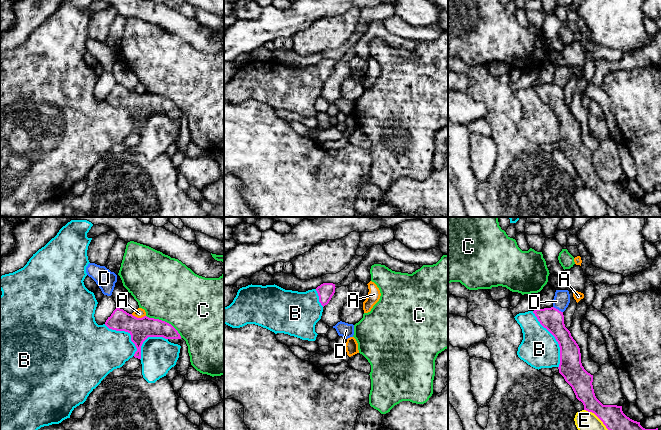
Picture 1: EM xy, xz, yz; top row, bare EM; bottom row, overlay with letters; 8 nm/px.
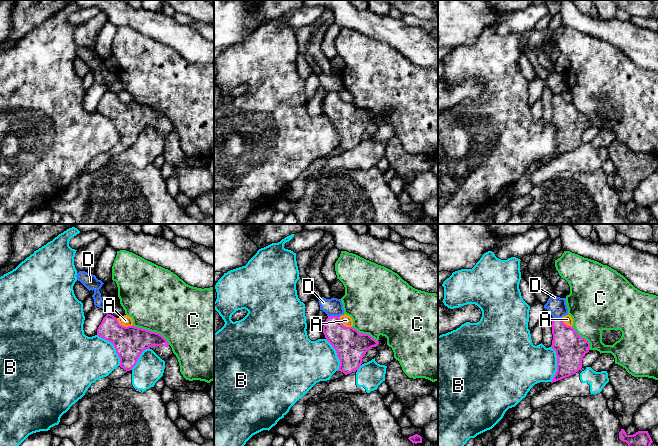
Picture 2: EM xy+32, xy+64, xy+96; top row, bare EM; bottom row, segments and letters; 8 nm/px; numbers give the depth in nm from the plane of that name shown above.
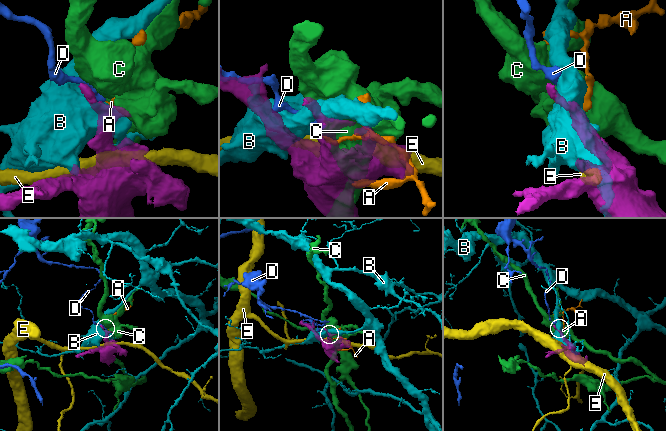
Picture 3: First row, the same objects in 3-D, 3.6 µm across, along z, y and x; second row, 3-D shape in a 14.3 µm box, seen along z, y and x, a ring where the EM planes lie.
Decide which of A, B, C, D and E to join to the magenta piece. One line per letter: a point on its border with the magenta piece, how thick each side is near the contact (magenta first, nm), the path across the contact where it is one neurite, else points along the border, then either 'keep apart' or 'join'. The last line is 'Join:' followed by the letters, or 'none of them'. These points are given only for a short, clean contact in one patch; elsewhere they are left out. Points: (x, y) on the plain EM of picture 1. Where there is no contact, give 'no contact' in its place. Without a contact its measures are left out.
A: xy (138, 94) | 180/80 nm | along xy (131, 90), (137, 93), (145, 92) | keep apart
B: yz (555, 114) | 180/300 nm | keep apart
C: xy (164, 97) | 180/480 nm | keep apart
D: yz (557, 85) | 180/130 nm | along yz (553, 82), (562, 88) | keep apart
E: yz (597, 192) | 190/200 nm | keep apart
Join: none of them

